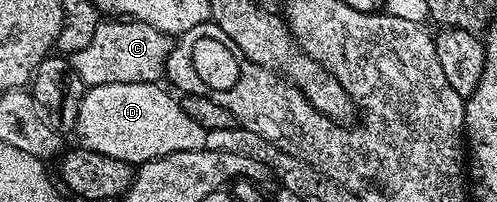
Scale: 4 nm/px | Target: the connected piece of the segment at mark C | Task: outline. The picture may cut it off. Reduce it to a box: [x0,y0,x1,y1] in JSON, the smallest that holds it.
[69,18,172,86]

